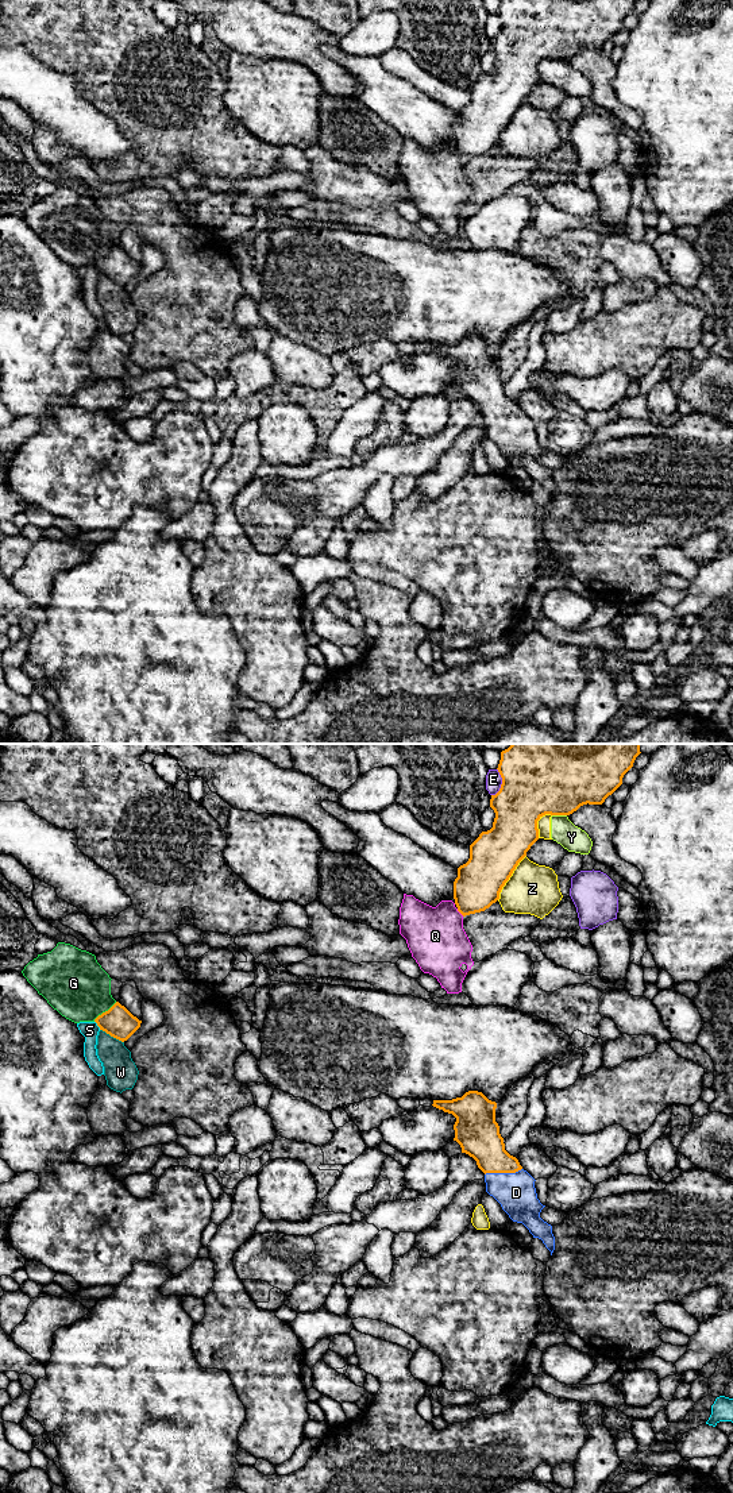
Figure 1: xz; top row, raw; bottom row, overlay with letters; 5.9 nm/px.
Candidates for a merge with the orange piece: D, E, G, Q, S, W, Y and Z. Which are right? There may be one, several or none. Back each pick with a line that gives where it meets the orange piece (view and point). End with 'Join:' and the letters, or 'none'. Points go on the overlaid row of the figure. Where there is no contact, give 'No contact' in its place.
D: Touches orange at xz (502, 1172)
Join: D

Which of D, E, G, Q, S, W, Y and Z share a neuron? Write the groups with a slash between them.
D / E / G / Q / S / W / Y Z

